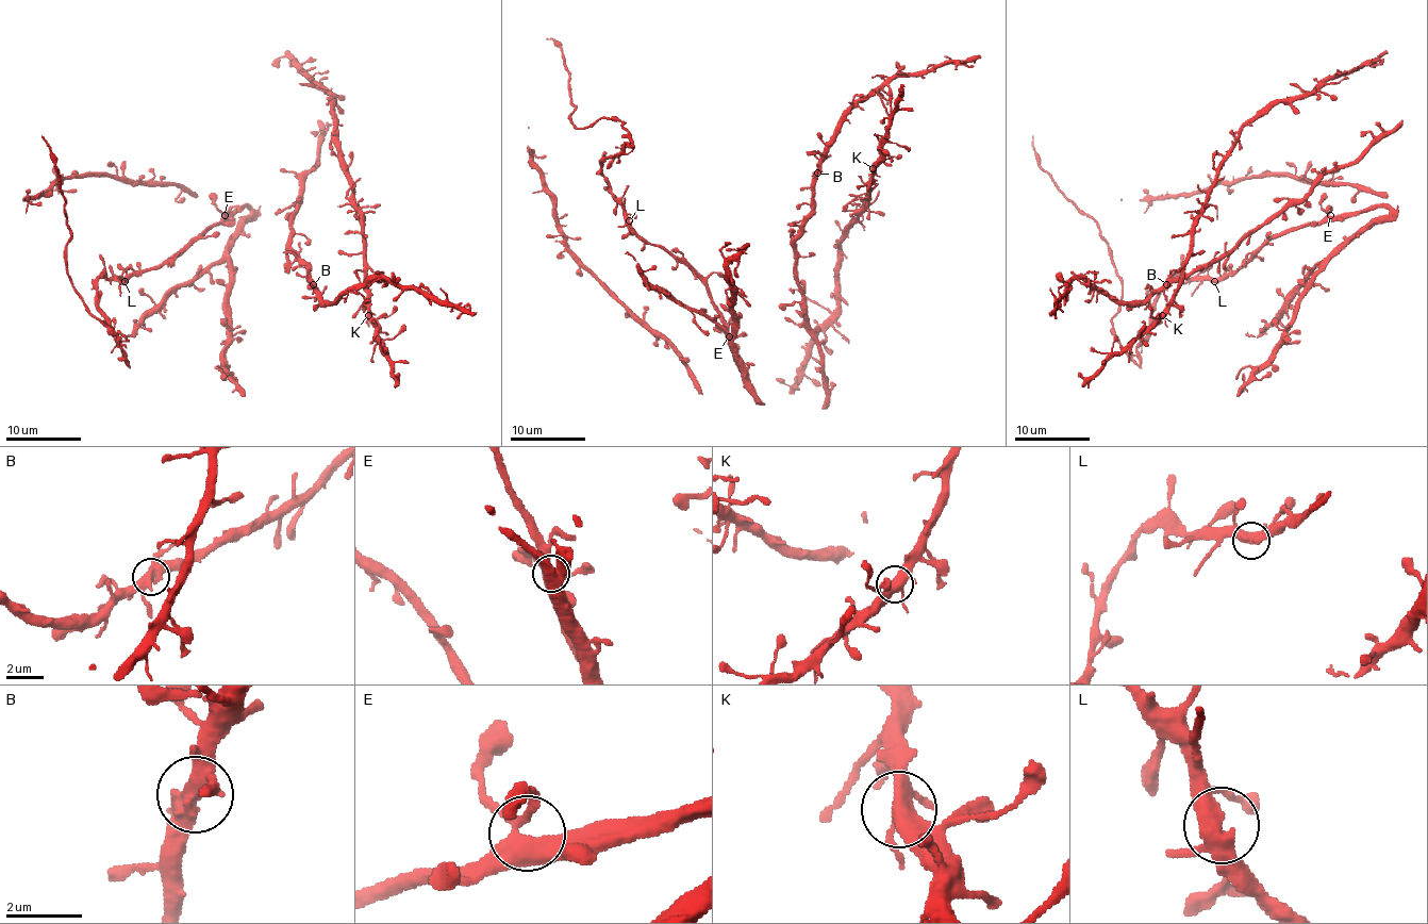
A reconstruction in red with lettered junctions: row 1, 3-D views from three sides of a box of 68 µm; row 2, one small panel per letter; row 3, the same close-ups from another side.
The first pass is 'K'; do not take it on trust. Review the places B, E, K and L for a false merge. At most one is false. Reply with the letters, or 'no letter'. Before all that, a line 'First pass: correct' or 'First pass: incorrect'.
First pass: incorrect
no letter

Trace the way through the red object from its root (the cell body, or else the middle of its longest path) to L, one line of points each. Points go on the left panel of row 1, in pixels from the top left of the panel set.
L: (220, 220), (212, 225), (178, 254), (171, 254), (159, 266), (132, 274), (125, 281)

